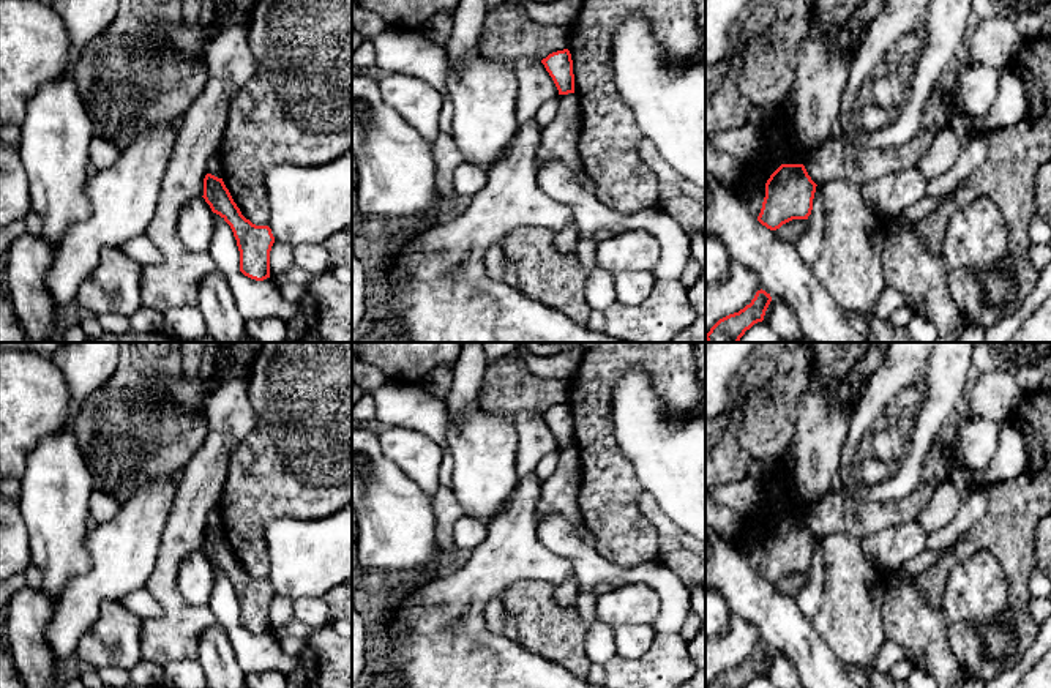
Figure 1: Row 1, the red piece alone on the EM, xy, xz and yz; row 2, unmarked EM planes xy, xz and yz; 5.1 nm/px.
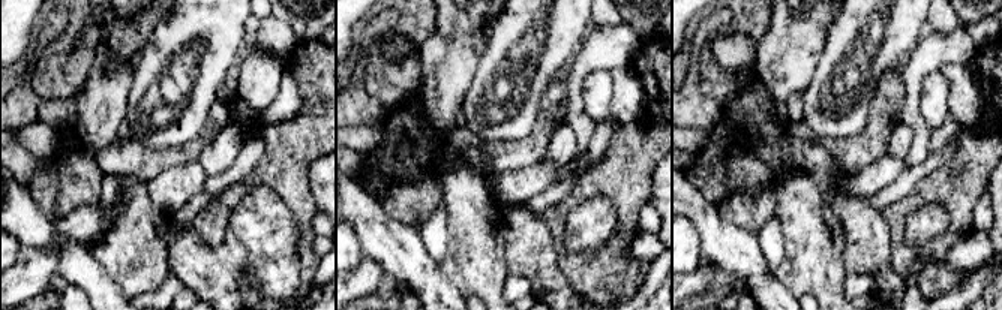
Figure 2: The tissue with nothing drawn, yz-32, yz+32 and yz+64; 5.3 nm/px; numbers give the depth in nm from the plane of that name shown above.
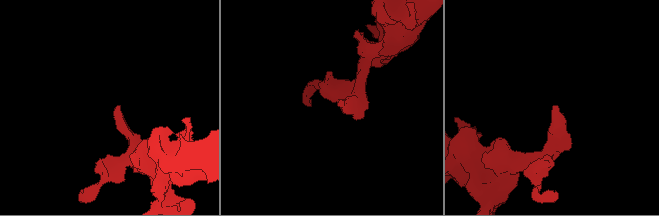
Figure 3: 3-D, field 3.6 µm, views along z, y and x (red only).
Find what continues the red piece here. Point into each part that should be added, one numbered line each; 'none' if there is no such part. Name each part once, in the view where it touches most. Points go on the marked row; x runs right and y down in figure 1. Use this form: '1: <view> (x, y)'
none

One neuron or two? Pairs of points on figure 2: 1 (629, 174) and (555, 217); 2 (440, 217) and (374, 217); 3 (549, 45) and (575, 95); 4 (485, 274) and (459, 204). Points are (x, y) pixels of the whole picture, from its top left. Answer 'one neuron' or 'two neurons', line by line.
1: one neuron
2: two neurons
3: two neurons
4: one neuron

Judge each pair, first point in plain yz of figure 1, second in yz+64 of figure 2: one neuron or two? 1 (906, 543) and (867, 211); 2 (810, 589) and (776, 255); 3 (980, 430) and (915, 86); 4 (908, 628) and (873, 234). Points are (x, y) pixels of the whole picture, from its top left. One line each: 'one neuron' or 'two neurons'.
1: two neurons
2: one neuron
3: two neurons
4: one neuron

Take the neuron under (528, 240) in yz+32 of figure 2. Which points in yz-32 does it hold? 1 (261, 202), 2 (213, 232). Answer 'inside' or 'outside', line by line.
1: inside
2: outside

